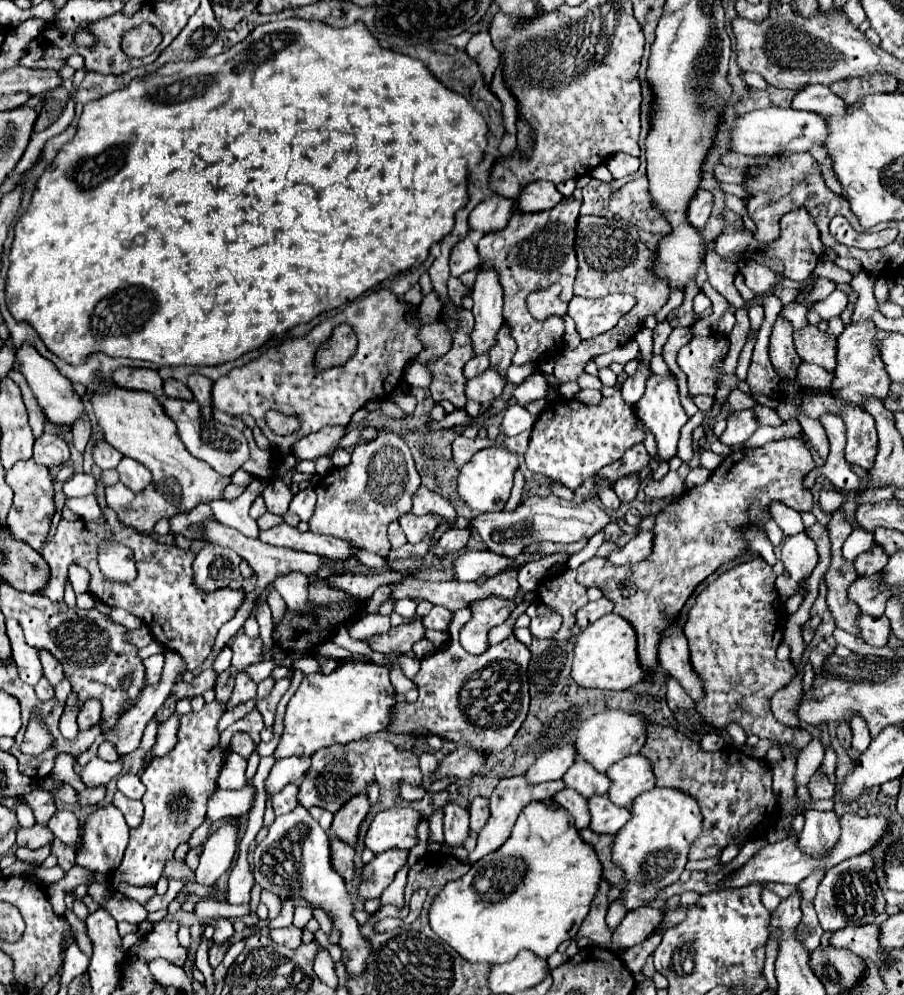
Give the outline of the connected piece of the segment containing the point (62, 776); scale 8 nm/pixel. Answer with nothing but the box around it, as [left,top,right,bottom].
[50,752,86,790]

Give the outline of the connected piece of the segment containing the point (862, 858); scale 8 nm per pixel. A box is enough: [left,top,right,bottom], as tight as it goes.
[814,854,886,932]

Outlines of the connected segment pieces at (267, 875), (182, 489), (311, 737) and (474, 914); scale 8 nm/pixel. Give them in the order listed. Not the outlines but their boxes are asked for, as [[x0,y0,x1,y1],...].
[[254,804,372,978],[90,380,230,532],[274,662,394,760],[430,802,602,962]]

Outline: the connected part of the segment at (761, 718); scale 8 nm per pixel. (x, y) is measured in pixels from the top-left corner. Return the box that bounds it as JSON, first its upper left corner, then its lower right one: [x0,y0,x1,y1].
[684,556,810,750]

